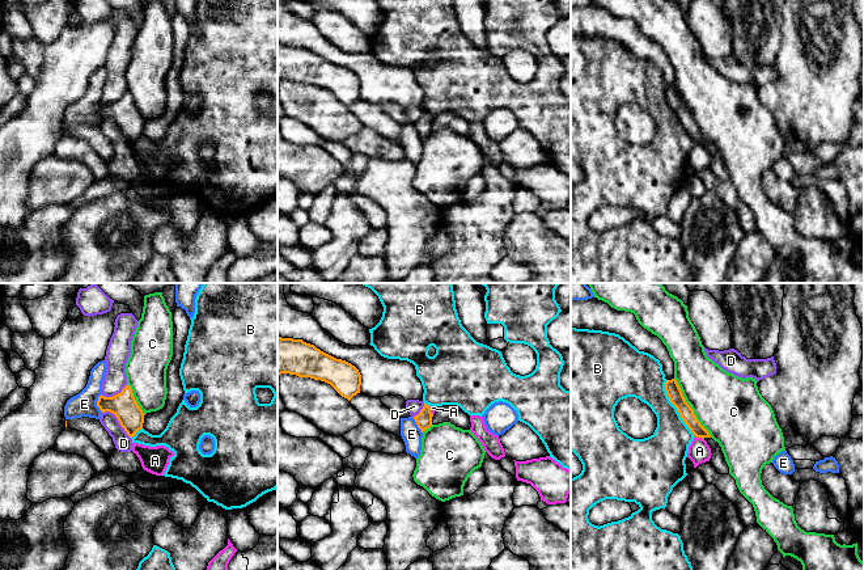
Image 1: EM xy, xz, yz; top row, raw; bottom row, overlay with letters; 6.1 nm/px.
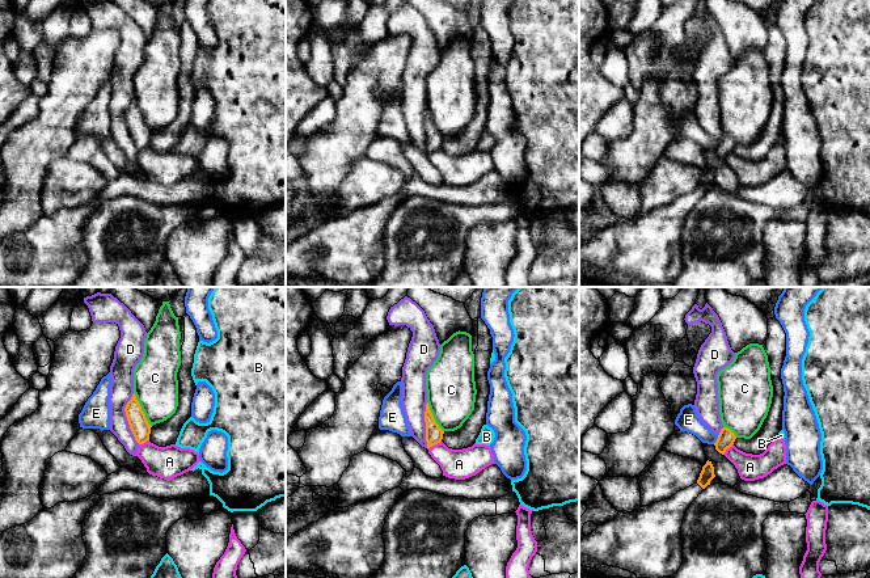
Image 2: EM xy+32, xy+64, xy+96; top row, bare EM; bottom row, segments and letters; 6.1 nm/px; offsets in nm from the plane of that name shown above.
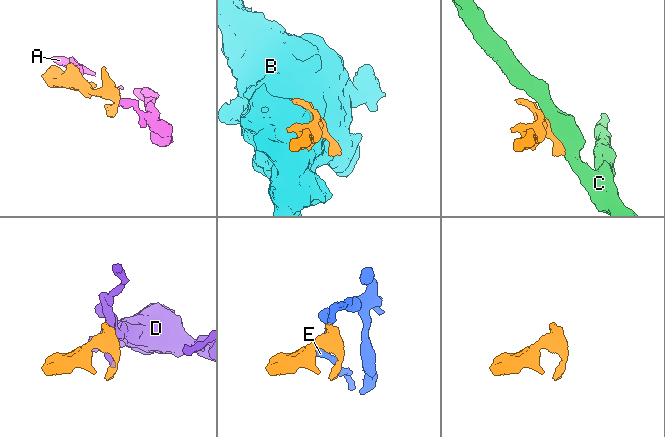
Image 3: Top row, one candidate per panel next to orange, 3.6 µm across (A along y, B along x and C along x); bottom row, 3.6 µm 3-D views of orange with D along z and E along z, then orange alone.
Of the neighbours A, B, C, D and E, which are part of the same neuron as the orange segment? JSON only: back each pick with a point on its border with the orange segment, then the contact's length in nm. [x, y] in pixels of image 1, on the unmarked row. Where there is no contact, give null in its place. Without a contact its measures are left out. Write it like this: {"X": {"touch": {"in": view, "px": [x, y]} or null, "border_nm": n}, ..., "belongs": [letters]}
{"belongs": []}

